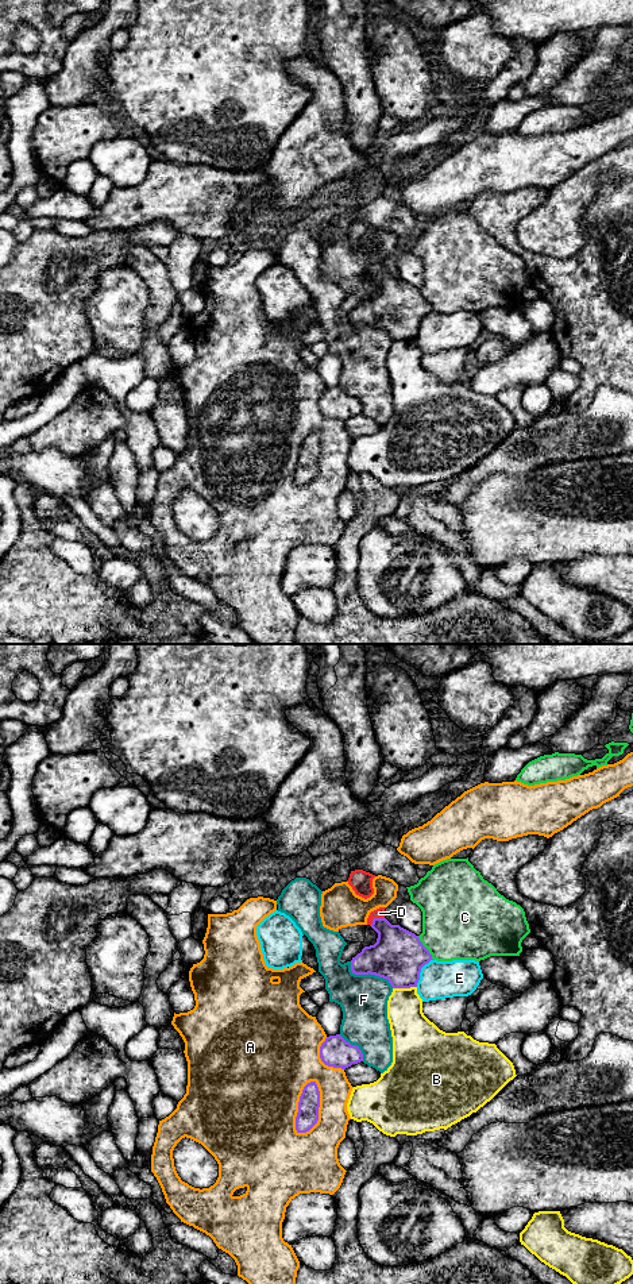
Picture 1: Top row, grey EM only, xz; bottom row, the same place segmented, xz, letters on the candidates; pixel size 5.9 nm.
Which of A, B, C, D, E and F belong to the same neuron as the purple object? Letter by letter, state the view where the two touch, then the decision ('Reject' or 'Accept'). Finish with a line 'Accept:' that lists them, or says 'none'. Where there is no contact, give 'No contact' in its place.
A: Touches purple in xz. Reject
B: Touches purple in xz. Reject
C: Touches purple in xz. Reject
D: Touches purple in xz. Accept
E: Touches purple in xz. Reject
F: Touches purple in xz. Reject
Accept: D

